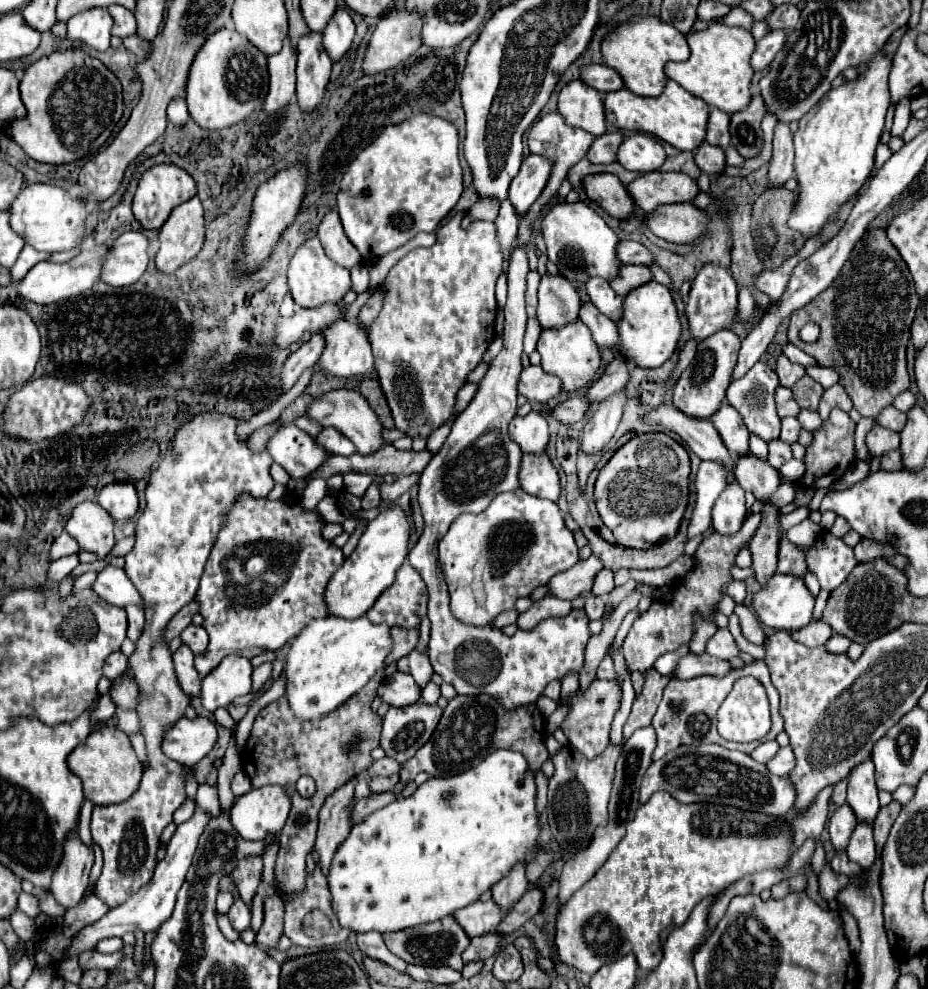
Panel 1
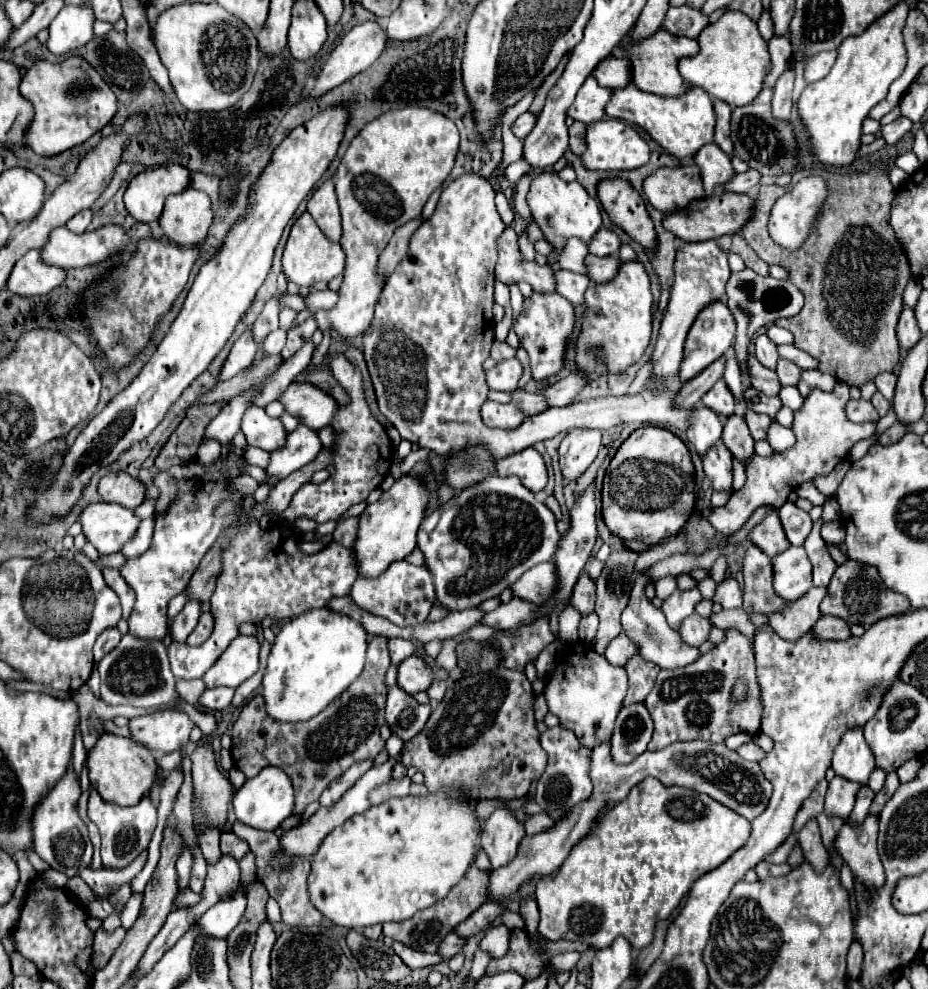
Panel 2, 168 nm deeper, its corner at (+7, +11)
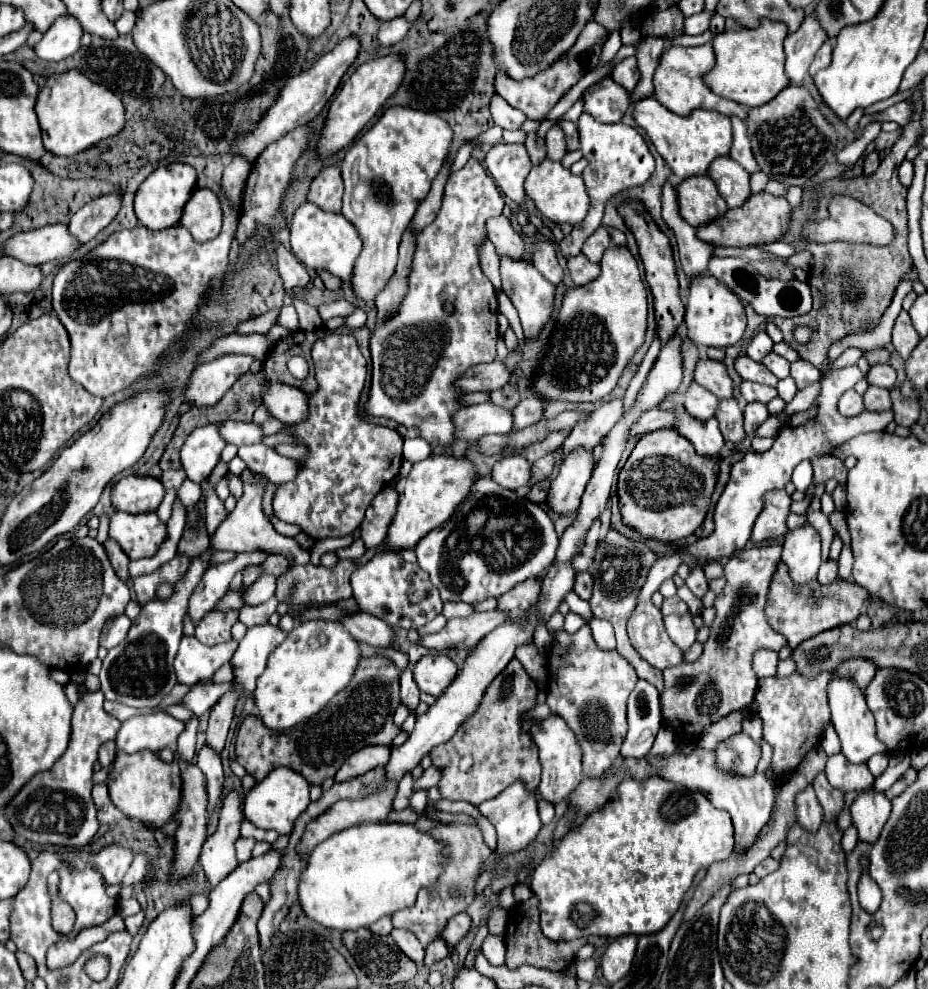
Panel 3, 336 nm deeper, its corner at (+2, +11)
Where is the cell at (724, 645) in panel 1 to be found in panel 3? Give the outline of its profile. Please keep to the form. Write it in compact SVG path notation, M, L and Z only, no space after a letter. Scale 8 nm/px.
M687 612L683 616L665 616L665 628L671 640L681 648L689 650L691 644L697 640L697 628L693 624L693 614Z

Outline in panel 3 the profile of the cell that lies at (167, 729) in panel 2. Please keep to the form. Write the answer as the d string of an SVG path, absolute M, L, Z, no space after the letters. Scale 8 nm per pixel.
M167 712L139 714L121 724L121 730L115 738L117 750L137 752L149 748L153 752L159 752L163 748L175 748L175 742L183 728L185 722L173 718Z

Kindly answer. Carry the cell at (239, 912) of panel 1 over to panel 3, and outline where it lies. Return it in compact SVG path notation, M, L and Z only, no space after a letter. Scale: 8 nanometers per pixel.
M231 792L221 802L217 832L207 836L199 854L207 886L215 888L227 874L239 864L235 858L235 840L239 838L239 826L243 822L243 800L239 792Z

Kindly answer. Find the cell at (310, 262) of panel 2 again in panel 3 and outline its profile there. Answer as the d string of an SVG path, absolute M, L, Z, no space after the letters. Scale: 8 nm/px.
M305 202L303 206L297 208L289 230L291 230L291 250L301 264L305 264L315 272L327 270L329 274L341 280L351 278L351 266L361 252L361 242L357 230L351 226L351 222L347 222L347 218L343 218L341 214L323 212L315 204Z

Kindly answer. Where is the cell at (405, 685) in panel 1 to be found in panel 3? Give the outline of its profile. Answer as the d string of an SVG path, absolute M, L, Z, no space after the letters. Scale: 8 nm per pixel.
M443 652L427 654L413 666L413 678L421 692L439 696L455 678L457 666Z

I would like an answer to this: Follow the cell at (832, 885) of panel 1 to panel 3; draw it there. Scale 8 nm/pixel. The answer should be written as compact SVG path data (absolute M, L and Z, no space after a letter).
M809 786L797 796L797 820L805 830L817 832L823 824L823 808L815 798L815 790Z

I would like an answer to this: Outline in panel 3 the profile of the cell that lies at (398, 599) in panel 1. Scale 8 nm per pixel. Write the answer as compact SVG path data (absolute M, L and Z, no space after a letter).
M377 552L367 564L355 570L351 576L351 586L359 608L385 620L393 628L417 630L441 614L443 602L439 598L439 590L427 578L427 572L421 570L419 564L405 562L399 554Z

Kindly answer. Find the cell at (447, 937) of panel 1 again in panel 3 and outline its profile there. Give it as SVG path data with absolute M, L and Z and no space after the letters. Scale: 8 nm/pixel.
M445 824L439 828L433 828L431 834L443 842L449 844L447 852L451 854L451 864L447 864L445 872L439 876L439 882L431 892L421 892L415 906L401 910L399 914L393 914L393 926L413 932L423 946L429 946L435 938L441 936L447 922L459 914L465 912L471 902L475 900L475 884L479 880L479 872L483 862L491 856L491 850L485 846L483 836L475 824Z

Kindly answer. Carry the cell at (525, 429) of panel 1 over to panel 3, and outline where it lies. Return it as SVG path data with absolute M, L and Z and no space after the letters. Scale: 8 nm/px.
M485 402L467 406L459 414L454 414L453 423L457 426L457 432L452 455L460 458L469 449L468 444L479 440L483 434L507 434L513 428L513 414L493 402Z

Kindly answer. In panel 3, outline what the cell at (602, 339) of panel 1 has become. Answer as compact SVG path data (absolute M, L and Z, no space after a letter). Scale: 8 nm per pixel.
M539 240L539 242L533 244L531 262L555 286L559 286L563 282L563 268L559 266L555 250L553 250L553 246L547 240Z

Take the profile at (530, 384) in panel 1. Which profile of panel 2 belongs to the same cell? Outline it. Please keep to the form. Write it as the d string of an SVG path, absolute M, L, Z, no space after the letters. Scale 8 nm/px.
M516 358L504 360L504 362L498 362L492 370L486 372L486 384L488 384L490 390L512 392L512 390L516 390L514 386L518 386L520 374L522 374L522 366Z

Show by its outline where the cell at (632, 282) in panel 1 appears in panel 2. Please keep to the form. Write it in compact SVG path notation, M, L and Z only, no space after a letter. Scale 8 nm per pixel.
M588 254L586 256L586 276L592 282L608 282L616 276L620 266L620 260L614 256L606 256L606 258L598 258Z

